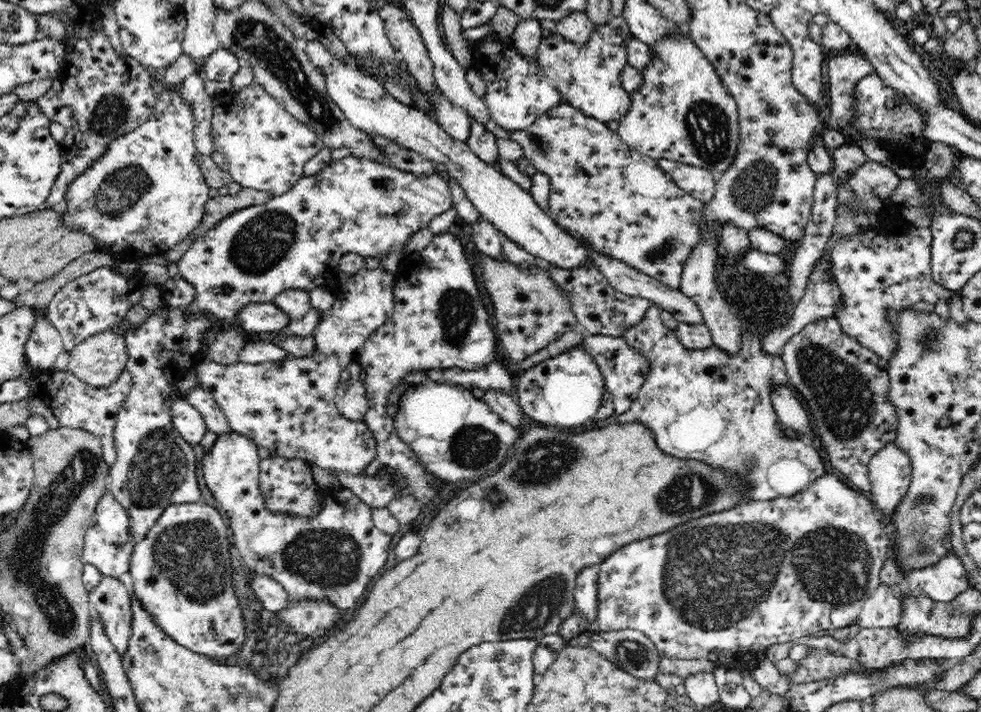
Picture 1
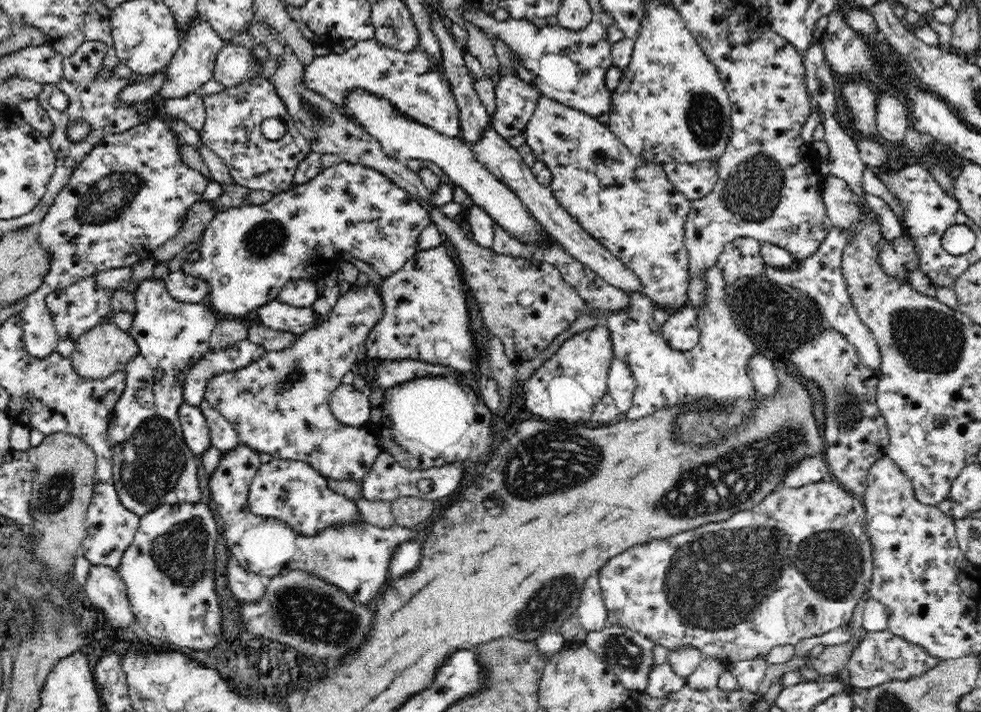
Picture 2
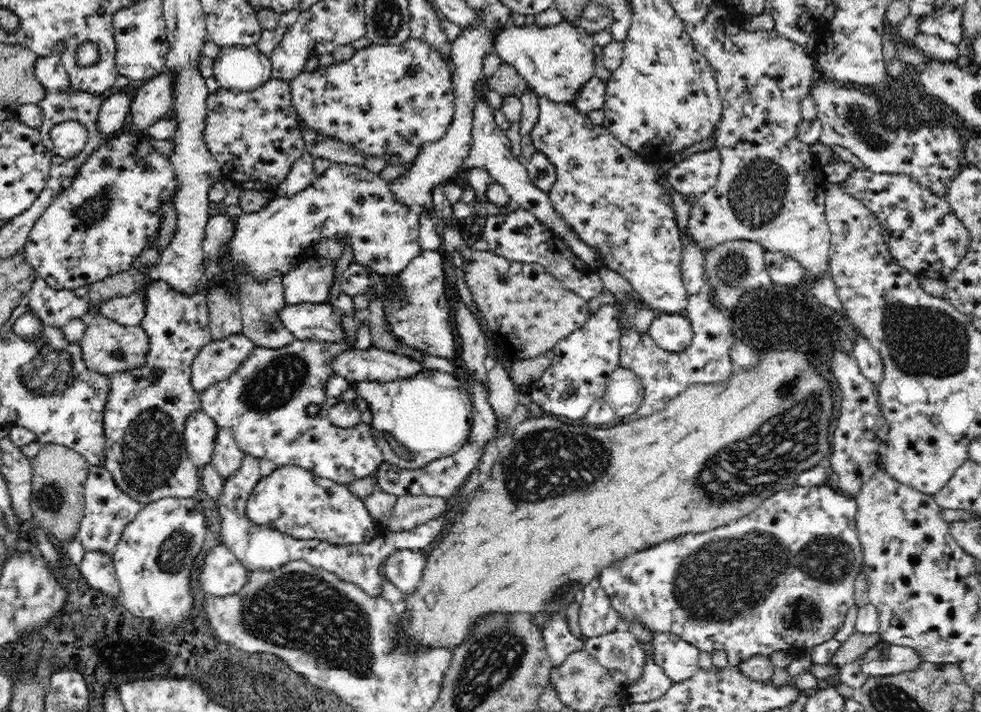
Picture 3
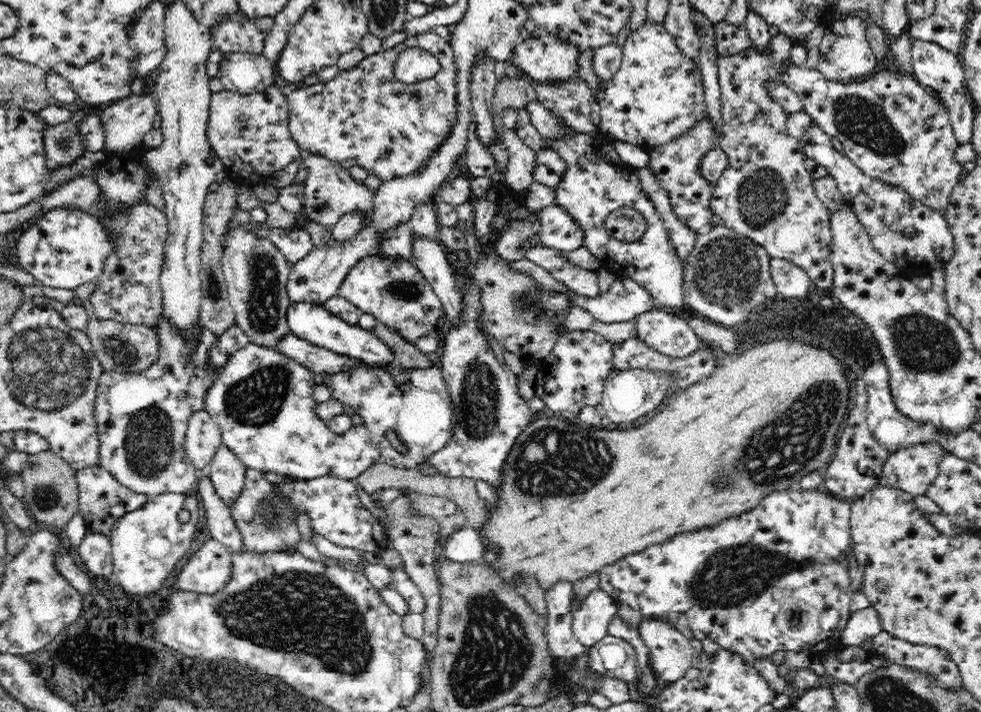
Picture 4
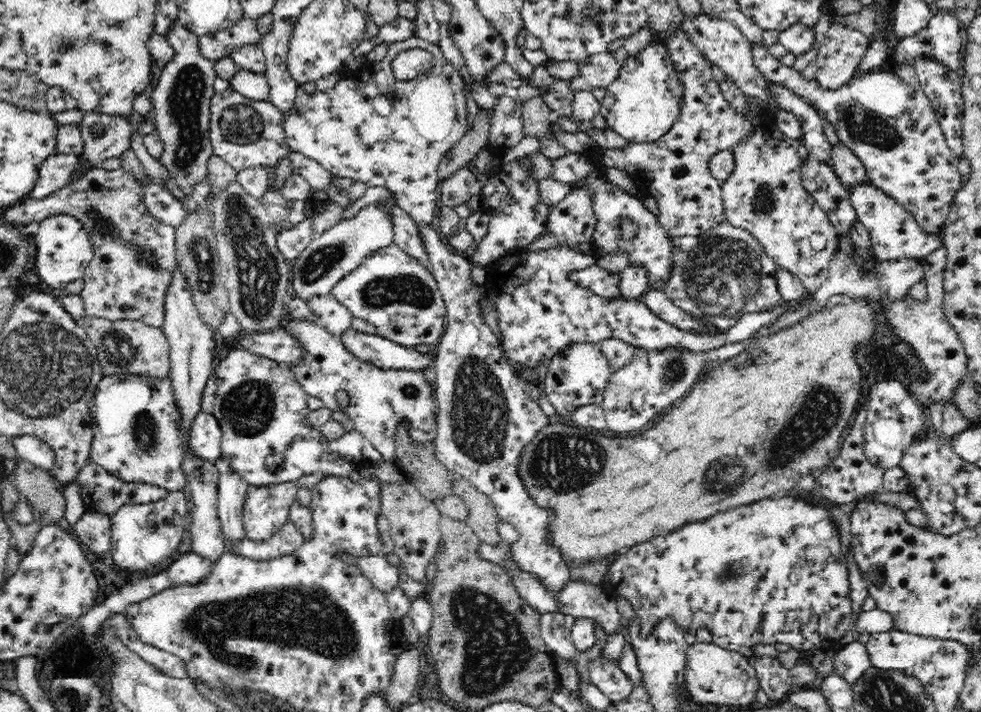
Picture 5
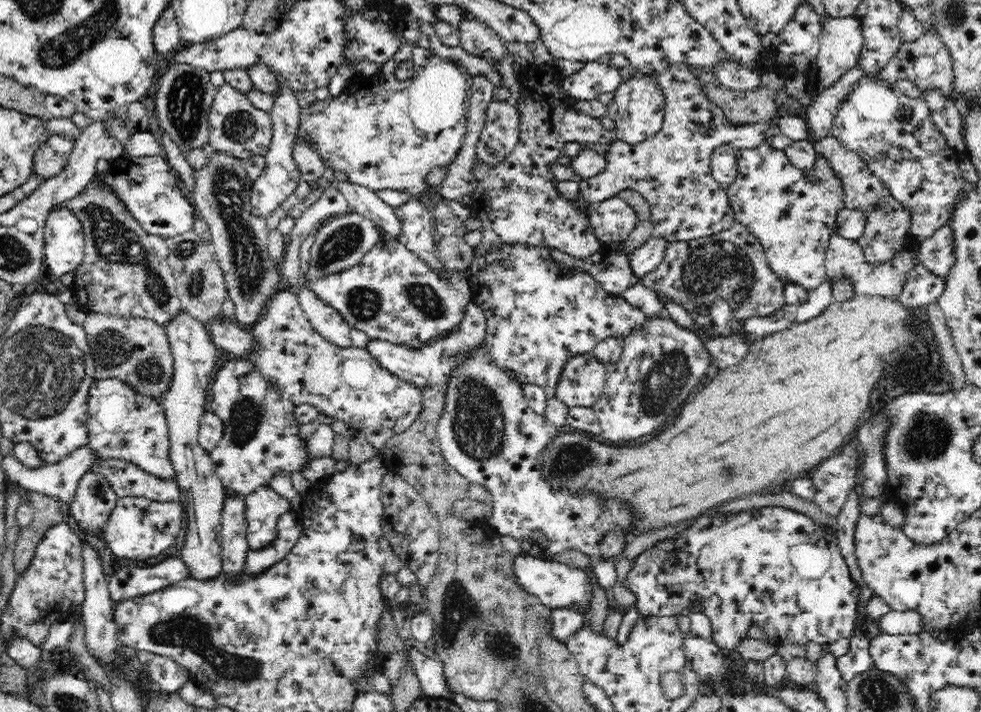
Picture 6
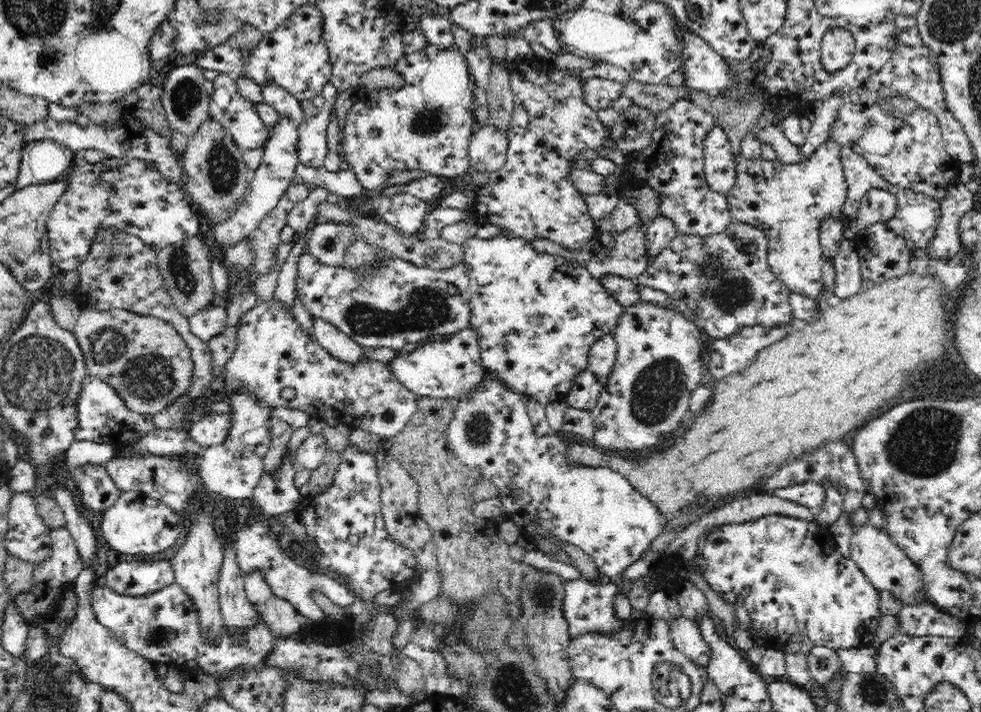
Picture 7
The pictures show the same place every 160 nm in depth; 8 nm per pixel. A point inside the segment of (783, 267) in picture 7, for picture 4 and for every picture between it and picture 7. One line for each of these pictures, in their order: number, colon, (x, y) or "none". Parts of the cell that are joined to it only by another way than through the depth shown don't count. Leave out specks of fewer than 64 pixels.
4: (766, 194)
5: (764, 195)
6: (793, 212)

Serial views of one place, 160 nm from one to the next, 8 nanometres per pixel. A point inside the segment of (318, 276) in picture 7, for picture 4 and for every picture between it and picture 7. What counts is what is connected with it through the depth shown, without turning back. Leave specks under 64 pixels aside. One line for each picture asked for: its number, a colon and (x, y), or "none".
4: (389, 287)
5: (396, 292)
6: (392, 295)

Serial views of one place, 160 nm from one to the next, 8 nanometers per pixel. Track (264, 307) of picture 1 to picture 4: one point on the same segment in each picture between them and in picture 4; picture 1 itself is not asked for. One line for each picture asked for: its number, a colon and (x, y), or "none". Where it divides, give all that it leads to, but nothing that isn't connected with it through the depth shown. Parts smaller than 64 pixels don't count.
2: (297, 320)
3: (322, 323)
4: (313, 323)

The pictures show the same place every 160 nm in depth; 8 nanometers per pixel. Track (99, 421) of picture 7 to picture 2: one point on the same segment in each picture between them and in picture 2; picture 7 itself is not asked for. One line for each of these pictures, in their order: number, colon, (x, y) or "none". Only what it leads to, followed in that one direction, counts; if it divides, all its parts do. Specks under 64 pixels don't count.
2: (151, 465)
3: (146, 410)
4: (141, 418)
5: (135, 424)
6: (120, 424)

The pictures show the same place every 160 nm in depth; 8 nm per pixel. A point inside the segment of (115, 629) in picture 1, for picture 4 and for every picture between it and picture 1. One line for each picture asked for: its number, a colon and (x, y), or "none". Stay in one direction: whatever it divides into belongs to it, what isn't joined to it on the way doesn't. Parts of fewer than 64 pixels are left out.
2: (104, 586)
3: (97, 566)
4: (95, 549)

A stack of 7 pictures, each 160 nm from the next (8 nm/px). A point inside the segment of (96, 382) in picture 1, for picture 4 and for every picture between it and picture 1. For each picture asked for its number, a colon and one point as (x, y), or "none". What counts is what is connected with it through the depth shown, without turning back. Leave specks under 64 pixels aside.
2: (104, 349)
3: (108, 347)
4: (121, 347)

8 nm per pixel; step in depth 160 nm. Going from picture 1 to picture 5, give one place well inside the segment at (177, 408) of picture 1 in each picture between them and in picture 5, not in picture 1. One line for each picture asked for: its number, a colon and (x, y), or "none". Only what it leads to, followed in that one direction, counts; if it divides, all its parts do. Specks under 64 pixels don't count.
2: (196, 432)
3: (200, 434)
4: (203, 439)
5: (205, 439)

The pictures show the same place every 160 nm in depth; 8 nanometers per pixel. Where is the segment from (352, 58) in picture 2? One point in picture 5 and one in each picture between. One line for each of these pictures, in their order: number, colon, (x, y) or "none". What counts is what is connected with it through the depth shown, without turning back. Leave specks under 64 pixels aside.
3: (369, 102)
4: (364, 117)
5: (340, 129)

